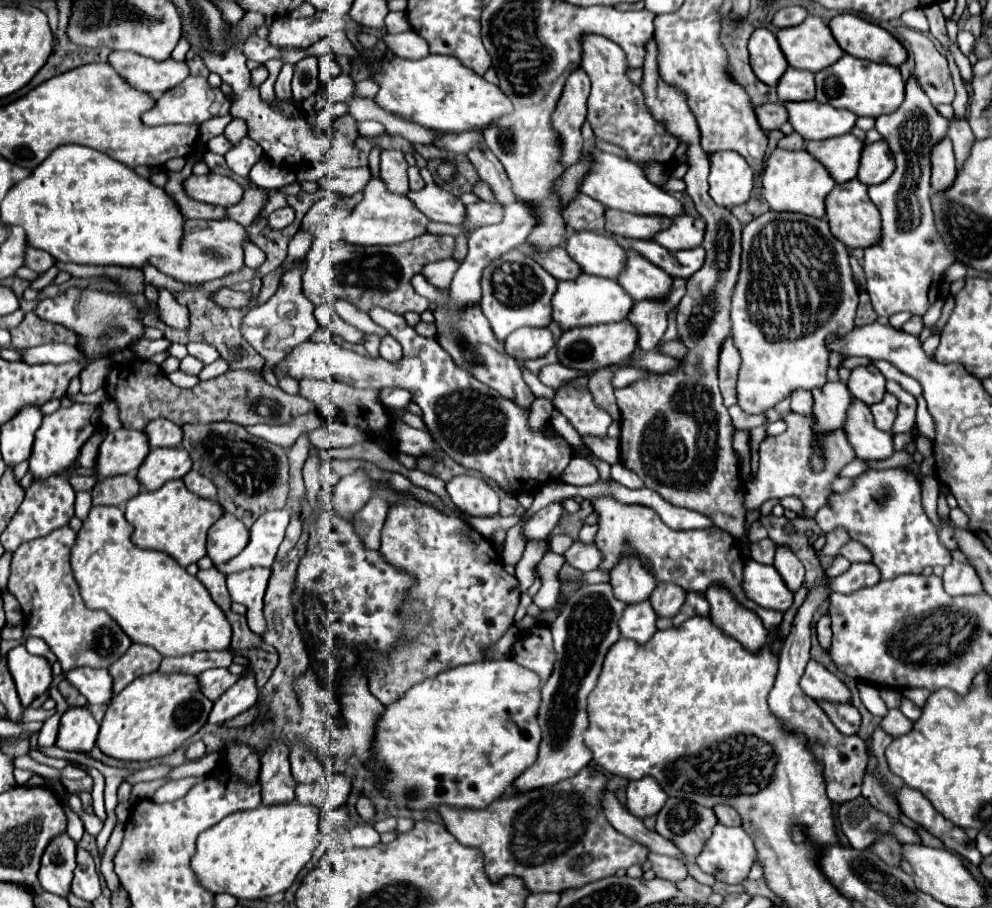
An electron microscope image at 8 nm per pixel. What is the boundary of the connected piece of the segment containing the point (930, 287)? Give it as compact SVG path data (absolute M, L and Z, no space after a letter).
M910 74L906 80L904 104L896 112L876 118L876 130L888 142L896 160L894 174L882 184L868 188L870 200L882 214L880 240L874 246L868 246L864 252L868 294L878 316L892 316L904 310L924 314L940 294L944 272L956 262L952 260L952 252L944 248L940 232L936 232L930 202L930 152L932 144L946 138L948 124L950 120L938 114L914 74Z

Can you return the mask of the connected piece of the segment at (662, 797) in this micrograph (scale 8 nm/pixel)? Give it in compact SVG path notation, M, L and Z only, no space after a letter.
M644 776L640 780L632 780L626 788L628 794L628 810L638 816L646 818L650 814L658 814L658 810L666 802L666 792L652 780L652 776Z

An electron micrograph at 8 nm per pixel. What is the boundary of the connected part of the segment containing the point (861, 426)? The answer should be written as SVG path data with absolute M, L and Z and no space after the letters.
M854 400L848 408L844 430L860 460L886 460L894 454L892 434L882 432L874 426L870 408L864 406L860 400Z

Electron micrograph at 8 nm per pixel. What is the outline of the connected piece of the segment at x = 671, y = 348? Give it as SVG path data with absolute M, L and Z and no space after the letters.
M674 340L674 342L664 342L662 348L660 348L662 354L668 354L668 356L674 356L674 358L684 358L684 354L688 352L688 348L684 348L684 344L680 340Z

